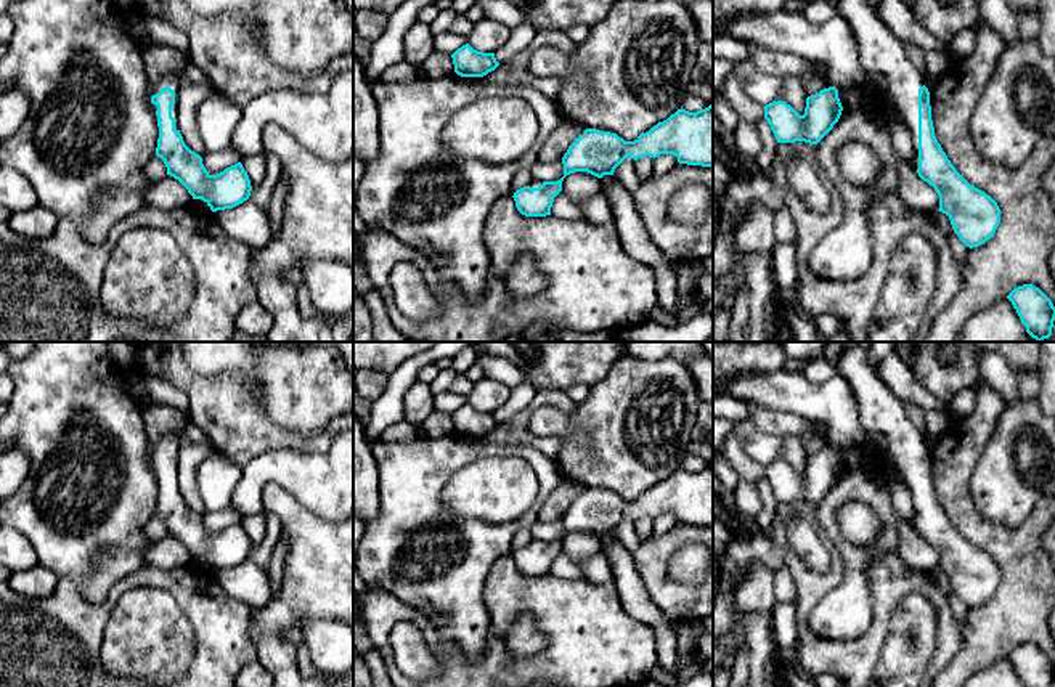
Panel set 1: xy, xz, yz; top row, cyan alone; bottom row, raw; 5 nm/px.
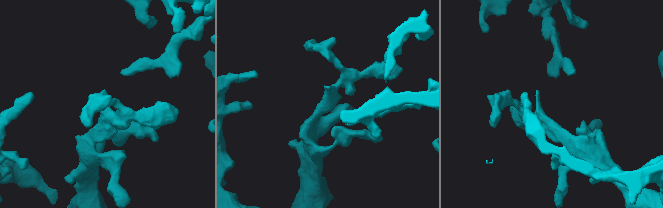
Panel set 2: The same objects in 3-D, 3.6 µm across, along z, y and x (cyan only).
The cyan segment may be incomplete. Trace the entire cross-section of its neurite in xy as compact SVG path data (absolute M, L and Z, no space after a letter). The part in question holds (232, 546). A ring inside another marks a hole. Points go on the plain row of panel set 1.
M169 432L156 441L151 456L159 486L156 515L164 520L167 535L178 539L193 559L202 559L212 571L242 563L252 551L242 523L238 522L217 535L206 530L202 517L185 504L178 490L177 454L177 433Z

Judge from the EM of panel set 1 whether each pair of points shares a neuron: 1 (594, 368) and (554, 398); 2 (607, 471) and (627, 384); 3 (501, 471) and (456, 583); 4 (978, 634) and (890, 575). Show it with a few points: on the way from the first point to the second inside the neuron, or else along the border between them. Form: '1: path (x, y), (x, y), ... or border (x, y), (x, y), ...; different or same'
1: border (538, 389), (561, 389), (564, 392); different
2: path (619, 450), (620, 419), (627, 405); same
3: border (447, 508), (487, 522), (519, 517); different
4: border (961, 623), (961, 649), (951, 660); different

